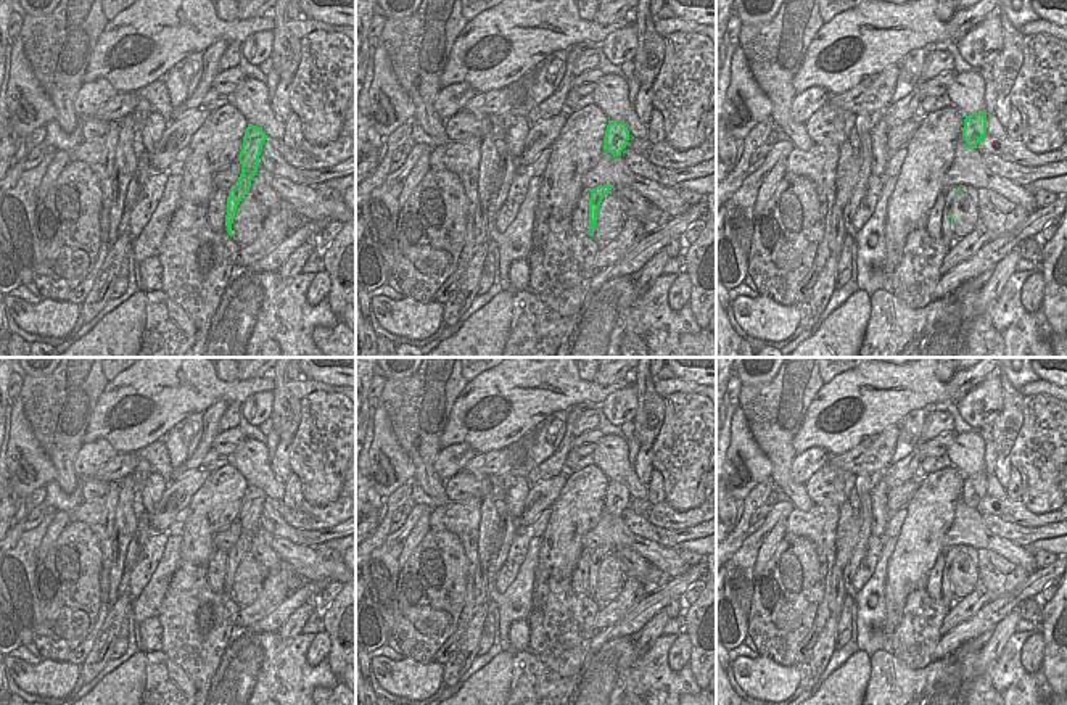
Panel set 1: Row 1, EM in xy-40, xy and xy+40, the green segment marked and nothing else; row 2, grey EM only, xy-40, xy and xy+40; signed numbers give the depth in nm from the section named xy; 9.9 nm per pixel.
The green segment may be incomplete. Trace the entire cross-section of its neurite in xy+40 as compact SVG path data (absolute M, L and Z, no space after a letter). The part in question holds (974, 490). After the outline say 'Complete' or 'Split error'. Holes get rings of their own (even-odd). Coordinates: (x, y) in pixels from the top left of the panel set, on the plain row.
M987 472L969 475L964 480L962 501L967 507L977 509L978 502L987 496Z. Complete.

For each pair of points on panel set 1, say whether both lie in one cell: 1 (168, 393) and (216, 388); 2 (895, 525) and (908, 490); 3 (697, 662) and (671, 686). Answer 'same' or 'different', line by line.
1: same
2: different
3: different

